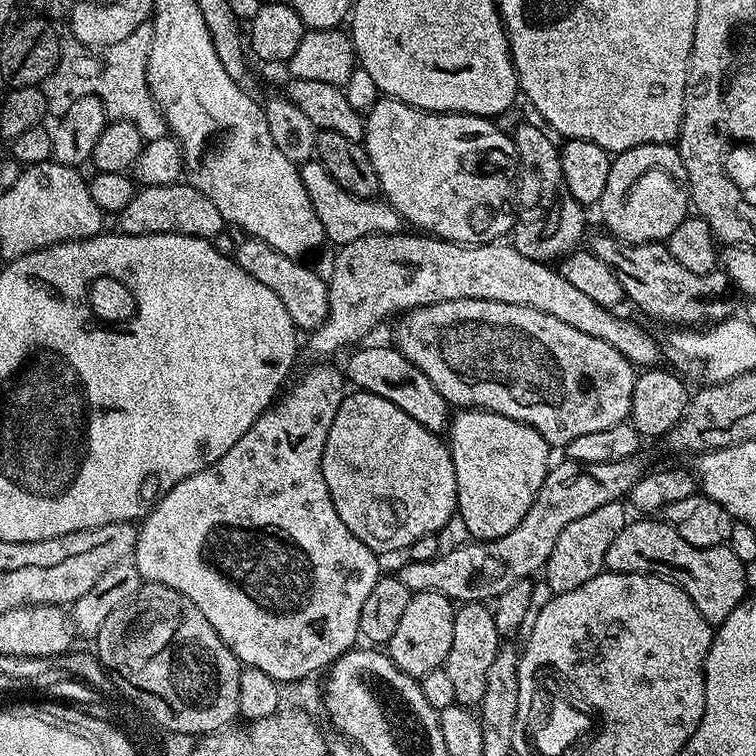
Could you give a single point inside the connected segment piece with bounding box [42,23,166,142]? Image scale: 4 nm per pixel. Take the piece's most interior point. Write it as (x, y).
(118, 74)

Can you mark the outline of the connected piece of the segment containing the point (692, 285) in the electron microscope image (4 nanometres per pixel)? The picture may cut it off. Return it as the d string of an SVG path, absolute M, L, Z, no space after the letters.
M603 234L596 236L590 244L591 252L618 277L622 290L629 301L633 300L642 311L668 326L679 326L684 330L696 330L727 320L733 315L732 296L734 289L728 282L728 275L722 270L710 274L693 274L674 262L670 250L663 243L628 244L617 236Z

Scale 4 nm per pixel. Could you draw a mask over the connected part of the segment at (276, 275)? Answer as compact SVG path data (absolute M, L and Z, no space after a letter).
M244 238L234 251L234 259L246 274L250 274L250 278L258 278L262 286L278 294L282 306L286 306L286 314L290 314L290 322L294 322L301 333L311 334L322 326L328 317L328 281L323 275L307 268L297 257L282 254L274 250L274 246L255 238Z

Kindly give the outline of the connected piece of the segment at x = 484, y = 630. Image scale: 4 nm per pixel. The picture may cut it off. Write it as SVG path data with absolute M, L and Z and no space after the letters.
M464 602L456 609L454 618L454 642L450 642L450 654L446 667L454 685L456 703L465 706L479 705L486 692L486 670L494 662L494 654L502 646L498 626L494 626L492 608L484 602Z

